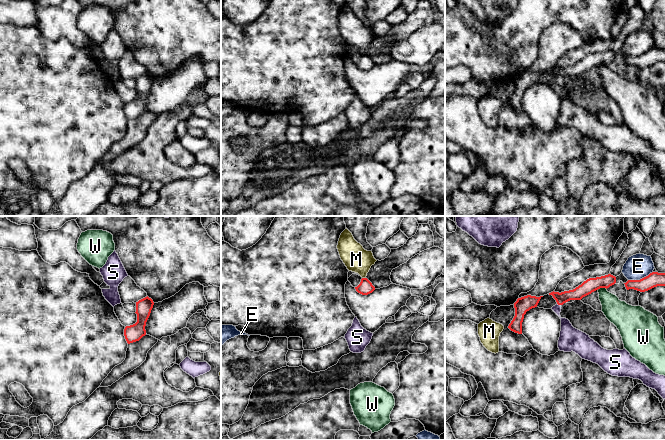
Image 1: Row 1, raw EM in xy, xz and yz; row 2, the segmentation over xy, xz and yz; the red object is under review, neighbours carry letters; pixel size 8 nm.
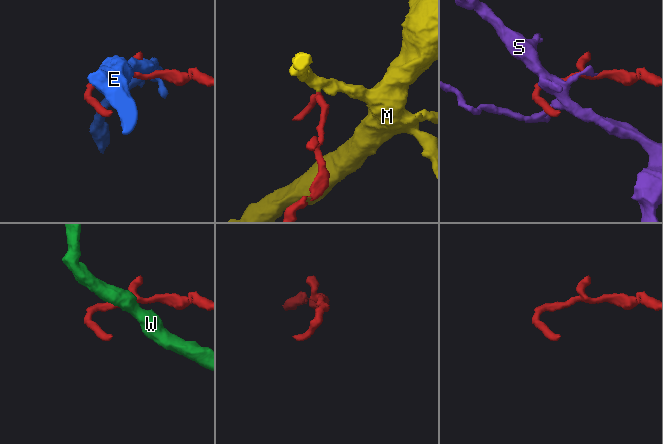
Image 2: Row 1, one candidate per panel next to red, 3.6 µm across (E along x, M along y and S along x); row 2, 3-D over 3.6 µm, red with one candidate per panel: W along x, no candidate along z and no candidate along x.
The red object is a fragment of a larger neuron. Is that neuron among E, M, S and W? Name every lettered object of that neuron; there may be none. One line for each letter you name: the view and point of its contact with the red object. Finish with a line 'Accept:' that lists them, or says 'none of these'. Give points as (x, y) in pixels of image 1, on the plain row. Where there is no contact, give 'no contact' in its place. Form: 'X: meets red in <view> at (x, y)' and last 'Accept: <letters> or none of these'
M: meets red in xz at (364, 54)
Accept: M

